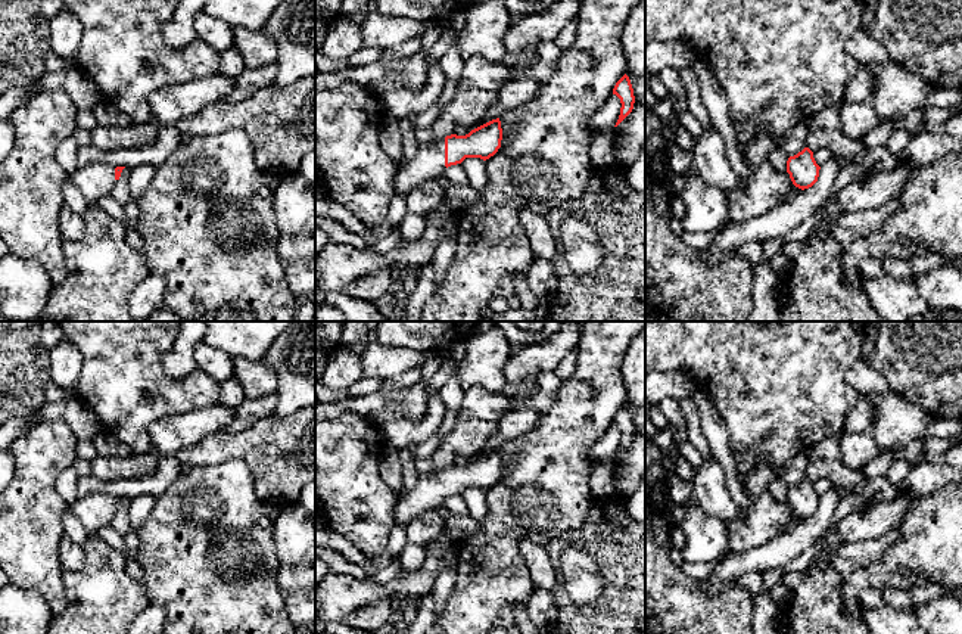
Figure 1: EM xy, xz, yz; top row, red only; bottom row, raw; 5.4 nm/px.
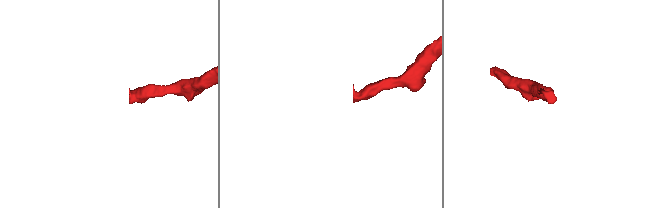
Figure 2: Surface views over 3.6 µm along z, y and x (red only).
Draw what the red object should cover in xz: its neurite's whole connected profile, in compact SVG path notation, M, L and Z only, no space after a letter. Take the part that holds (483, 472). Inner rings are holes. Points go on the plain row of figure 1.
M496 448L466 466L451 464L420 473L414 488L404 491L398 500L396 525L405 528L417 516L438 510L448 497L461 494L466 488L489 490L501 478L501 470L502 459L499 448Z

